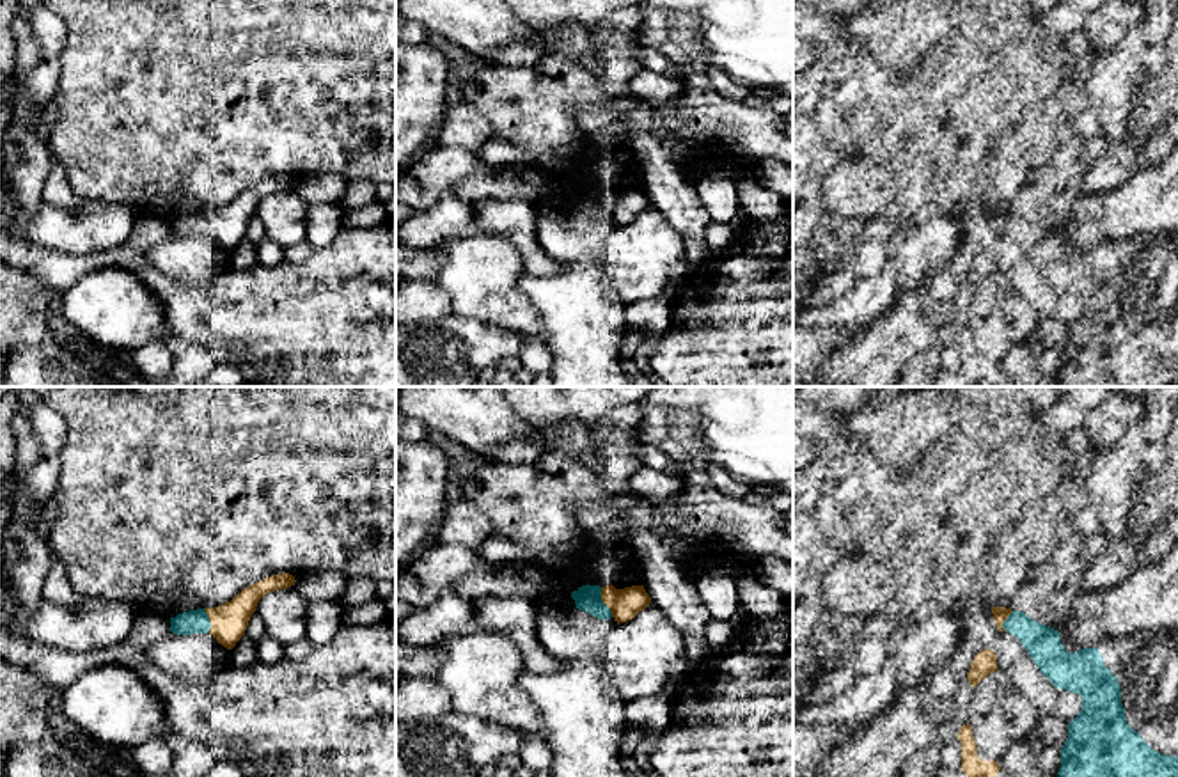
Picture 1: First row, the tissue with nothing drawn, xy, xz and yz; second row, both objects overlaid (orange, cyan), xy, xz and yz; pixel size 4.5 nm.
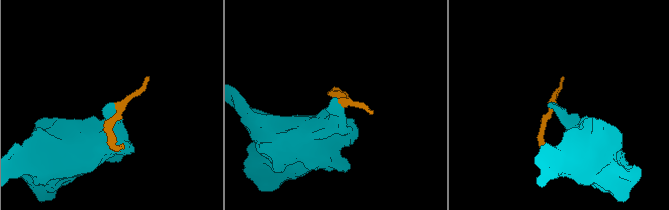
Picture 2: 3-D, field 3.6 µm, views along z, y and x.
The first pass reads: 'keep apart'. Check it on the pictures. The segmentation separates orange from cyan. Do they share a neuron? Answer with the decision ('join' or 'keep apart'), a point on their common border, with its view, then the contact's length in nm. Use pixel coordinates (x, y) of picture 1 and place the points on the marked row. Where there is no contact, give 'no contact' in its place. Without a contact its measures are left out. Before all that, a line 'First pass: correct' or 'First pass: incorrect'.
First pass: incorrect
join | xz (604, 602) | 150 nm

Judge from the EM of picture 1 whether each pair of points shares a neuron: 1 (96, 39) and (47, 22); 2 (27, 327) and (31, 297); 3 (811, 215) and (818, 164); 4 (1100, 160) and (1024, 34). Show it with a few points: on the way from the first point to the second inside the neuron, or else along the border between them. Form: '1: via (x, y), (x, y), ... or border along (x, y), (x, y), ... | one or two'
1: border along (59, 18), (66, 29), (62, 70) | two
2: via (27, 320), (27, 304) | one
3: via (811, 203), (811, 176) | one
4: border along (1086, 142), (1088, 169), (1079, 183) | two

